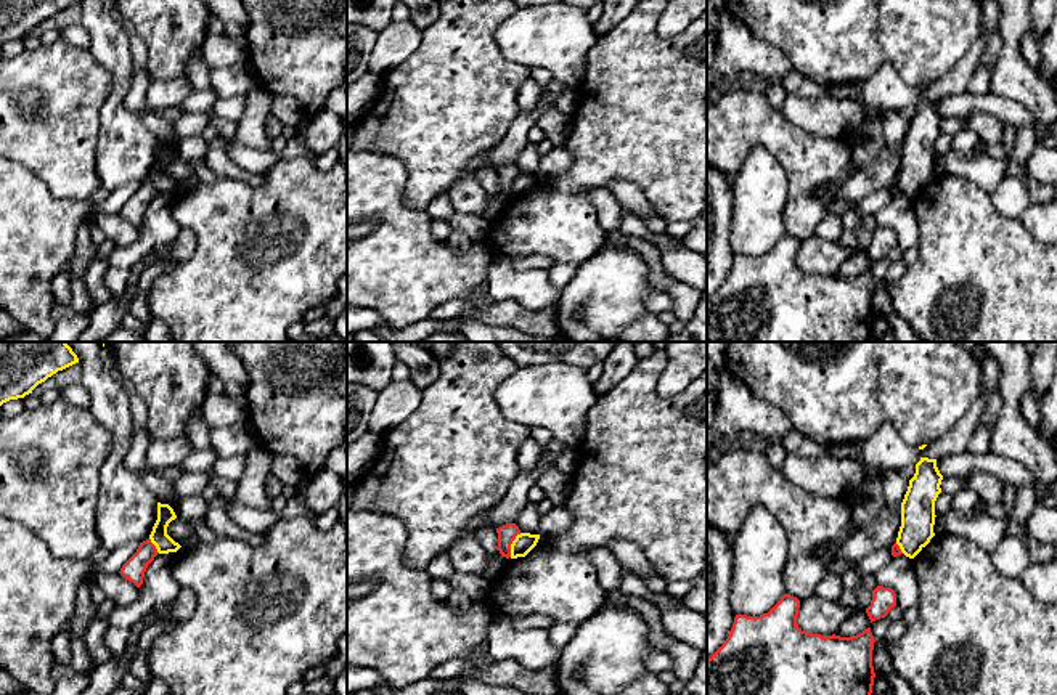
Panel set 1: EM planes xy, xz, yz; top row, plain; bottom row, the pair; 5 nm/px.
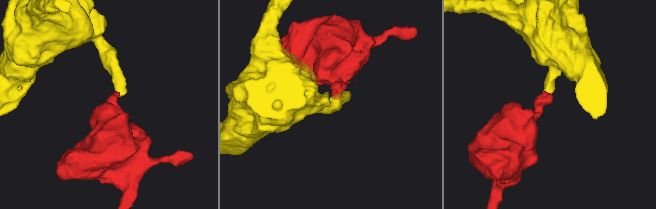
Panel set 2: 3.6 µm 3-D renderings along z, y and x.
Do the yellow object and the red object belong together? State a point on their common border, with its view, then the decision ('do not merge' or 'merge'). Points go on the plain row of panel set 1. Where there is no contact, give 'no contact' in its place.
xz (511, 185) | do not merge

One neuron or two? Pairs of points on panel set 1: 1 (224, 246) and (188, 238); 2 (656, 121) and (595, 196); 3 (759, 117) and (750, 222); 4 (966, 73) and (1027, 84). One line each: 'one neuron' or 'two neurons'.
1: two neurons
2: two neurons
3: two neurons
4: two neurons

